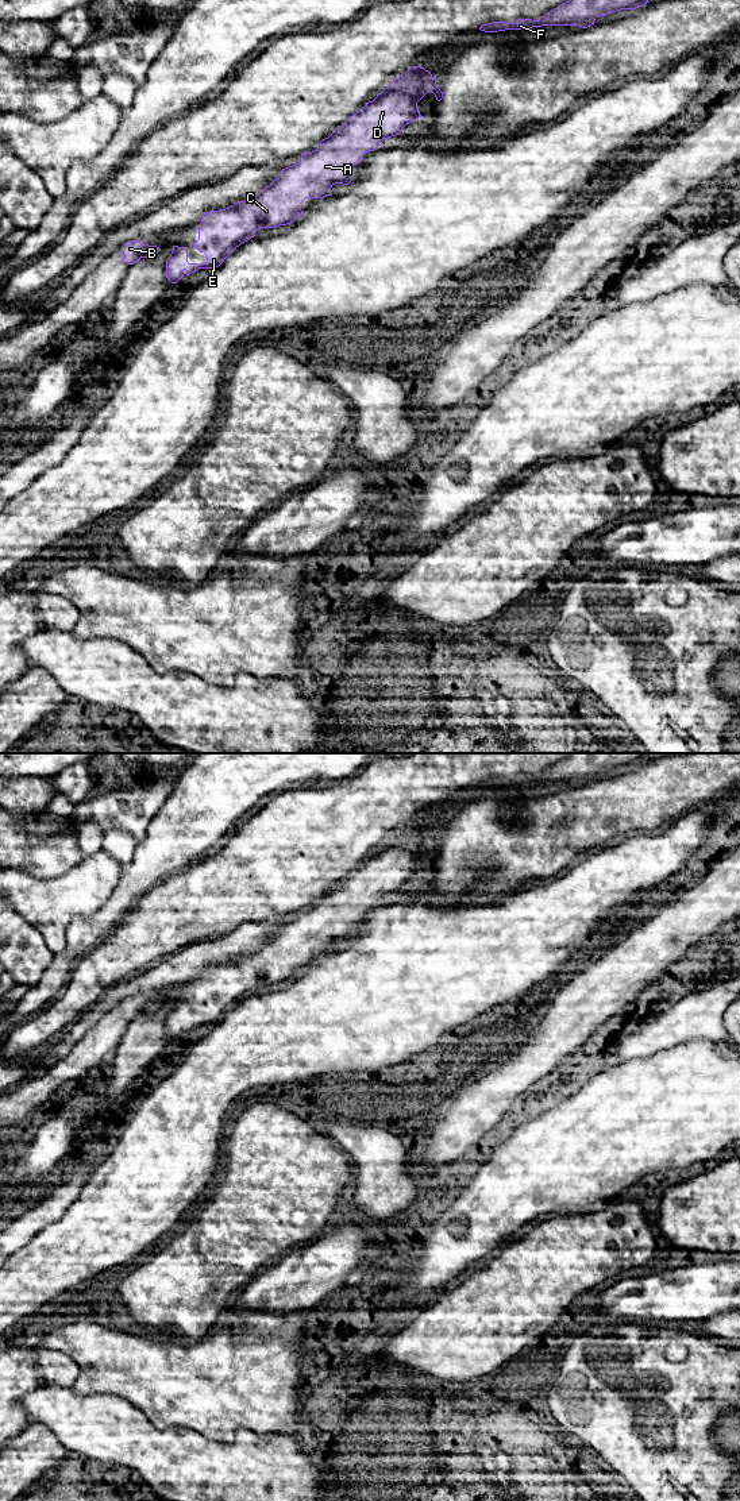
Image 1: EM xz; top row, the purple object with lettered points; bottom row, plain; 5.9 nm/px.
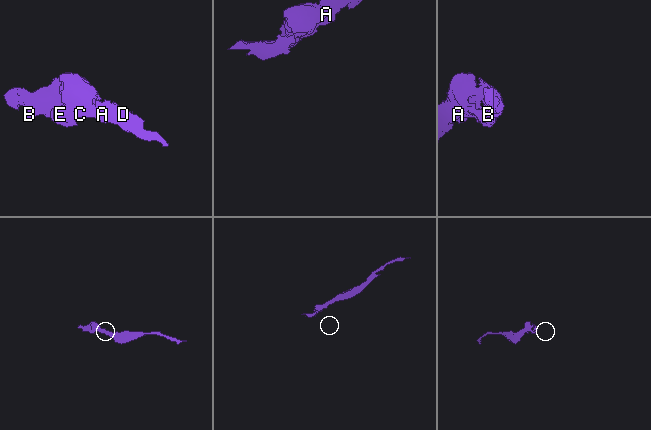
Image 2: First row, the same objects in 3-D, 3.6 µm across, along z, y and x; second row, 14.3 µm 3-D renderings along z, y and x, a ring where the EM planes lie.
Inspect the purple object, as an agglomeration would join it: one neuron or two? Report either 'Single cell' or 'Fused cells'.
Single cell

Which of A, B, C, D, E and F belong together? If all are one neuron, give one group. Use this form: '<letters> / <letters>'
A B C D E F

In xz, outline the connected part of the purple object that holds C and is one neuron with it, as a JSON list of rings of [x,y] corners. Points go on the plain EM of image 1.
[[[420,822],[408,825],[373,857],[366,858],[362,865],[323,895],[317,906],[302,908],[296,921],[282,925],[278,933],[269,942],[261,945],[254,954],[238,957],[226,965],[205,968],[199,983],[199,996],[193,999],[193,1003],[207,1011],[207,1018],[189,1019],[188,1003],[173,1002],[166,1016],[166,1034],[171,1039],[177,1039],[184,1033],[184,1027],[190,1031],[199,1025],[219,1023],[236,1003],[254,993],[259,984],[292,980],[296,973],[302,971],[298,961],[305,954],[327,953],[335,939],[348,941],[352,937],[352,922],[361,919],[365,908],[377,906],[381,896],[400,891],[406,880],[423,873],[417,858],[428,848],[432,848],[438,857],[444,853],[431,827]]]

